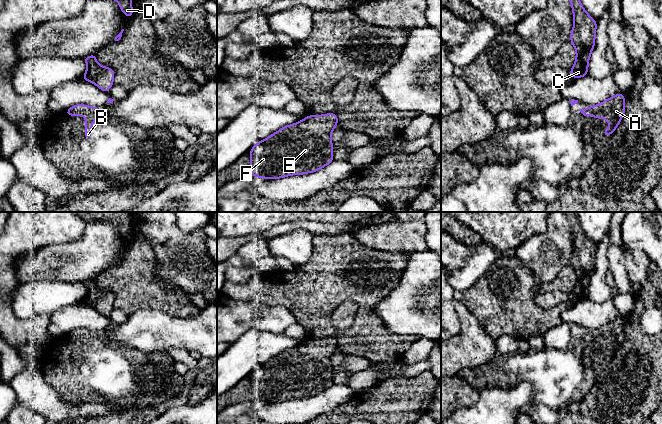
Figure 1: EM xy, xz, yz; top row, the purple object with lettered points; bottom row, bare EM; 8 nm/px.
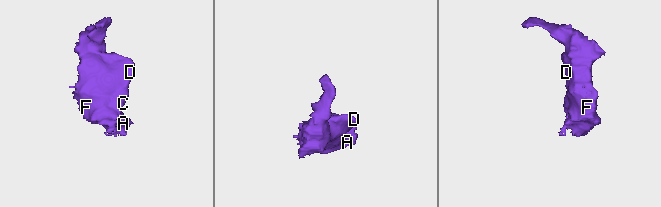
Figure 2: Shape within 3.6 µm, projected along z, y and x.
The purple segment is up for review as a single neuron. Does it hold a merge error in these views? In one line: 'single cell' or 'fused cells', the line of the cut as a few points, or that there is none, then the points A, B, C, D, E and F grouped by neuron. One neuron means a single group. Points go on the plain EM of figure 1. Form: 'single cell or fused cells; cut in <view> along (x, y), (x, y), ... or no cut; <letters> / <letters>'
single cell; no cut; A B C D E F

